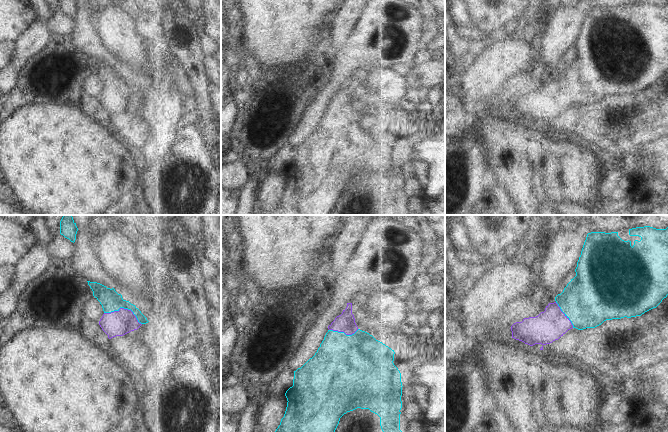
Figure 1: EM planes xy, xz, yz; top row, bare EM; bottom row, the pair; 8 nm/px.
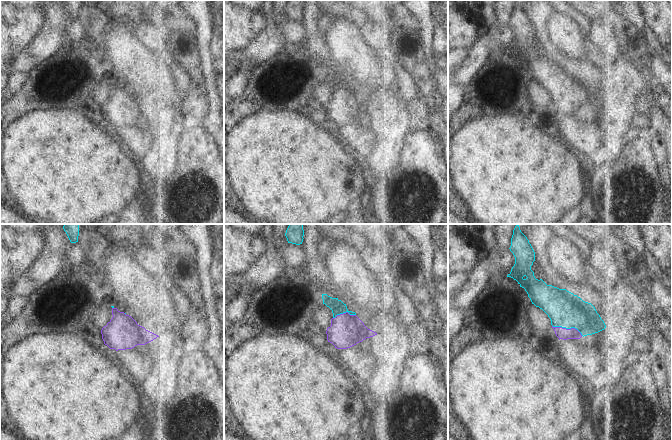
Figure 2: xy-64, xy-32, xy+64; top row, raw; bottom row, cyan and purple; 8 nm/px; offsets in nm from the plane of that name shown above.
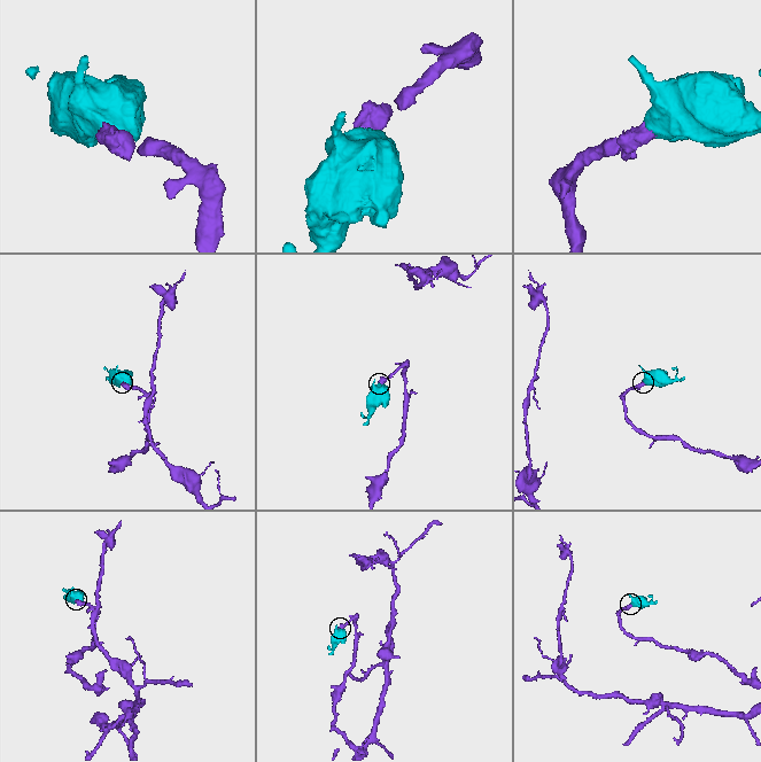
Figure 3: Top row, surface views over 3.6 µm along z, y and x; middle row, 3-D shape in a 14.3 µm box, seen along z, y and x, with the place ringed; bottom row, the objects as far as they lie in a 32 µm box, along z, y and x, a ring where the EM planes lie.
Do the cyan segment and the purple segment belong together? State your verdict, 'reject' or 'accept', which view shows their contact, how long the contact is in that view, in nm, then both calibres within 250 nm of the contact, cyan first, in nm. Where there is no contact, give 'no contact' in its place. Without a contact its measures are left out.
accept; contact in xy; length 320 nm; calibres 170 and 200 nm

